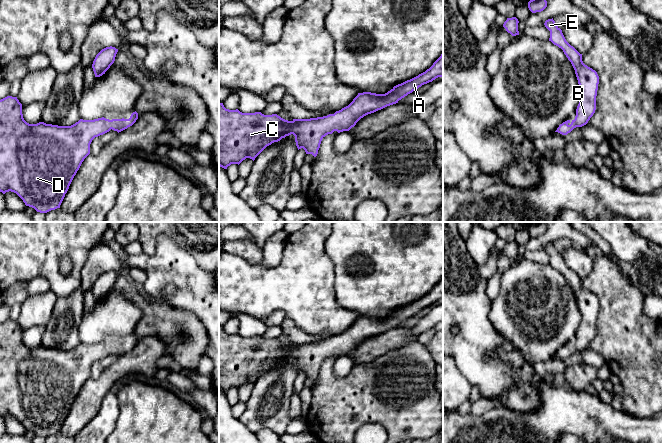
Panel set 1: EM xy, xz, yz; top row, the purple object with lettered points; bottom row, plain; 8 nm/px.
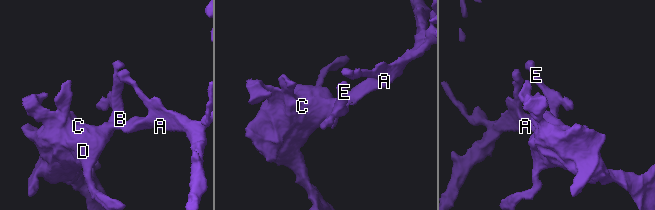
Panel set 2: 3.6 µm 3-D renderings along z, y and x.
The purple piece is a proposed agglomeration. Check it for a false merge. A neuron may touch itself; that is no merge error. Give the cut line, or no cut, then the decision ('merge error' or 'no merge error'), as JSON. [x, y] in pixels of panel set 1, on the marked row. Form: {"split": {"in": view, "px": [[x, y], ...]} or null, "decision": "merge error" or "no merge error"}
{"split": null, "decision": "no merge error"}

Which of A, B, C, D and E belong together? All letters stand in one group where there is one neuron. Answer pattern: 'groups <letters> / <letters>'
groups A B C D E

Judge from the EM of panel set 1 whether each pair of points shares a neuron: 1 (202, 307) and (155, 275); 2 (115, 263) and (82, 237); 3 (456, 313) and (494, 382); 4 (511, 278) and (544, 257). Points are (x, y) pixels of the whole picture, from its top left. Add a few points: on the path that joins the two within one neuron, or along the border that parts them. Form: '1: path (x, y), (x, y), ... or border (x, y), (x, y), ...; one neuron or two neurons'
1: path (192, 295), (172, 275), (167, 275); one neuron
2: border (103, 241), (90, 249), (82, 267); two neurons
3: path (471, 330), (471, 359), (477, 365); one neuron
4: border (521, 258), (548, 264); two neurons

